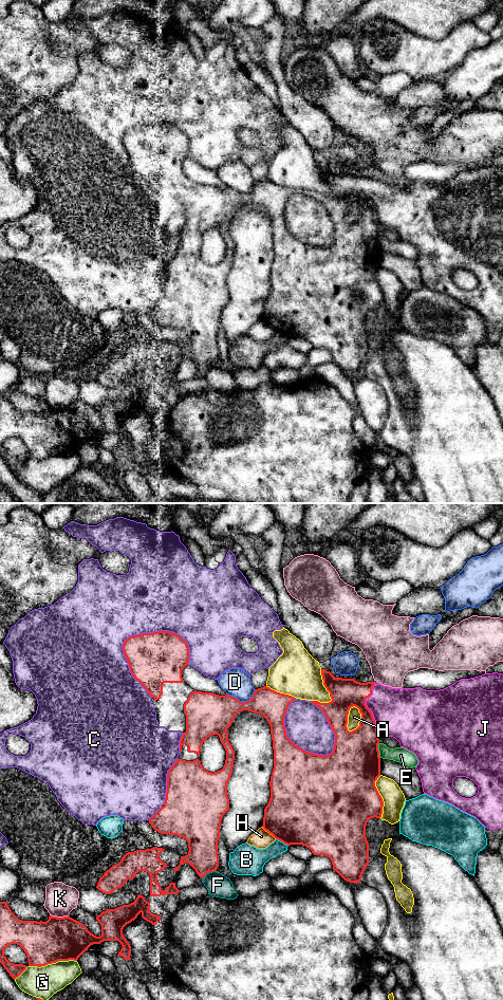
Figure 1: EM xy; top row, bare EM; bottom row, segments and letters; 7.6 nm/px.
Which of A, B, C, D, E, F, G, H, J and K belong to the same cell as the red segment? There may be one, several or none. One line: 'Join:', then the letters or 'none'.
Join: J

